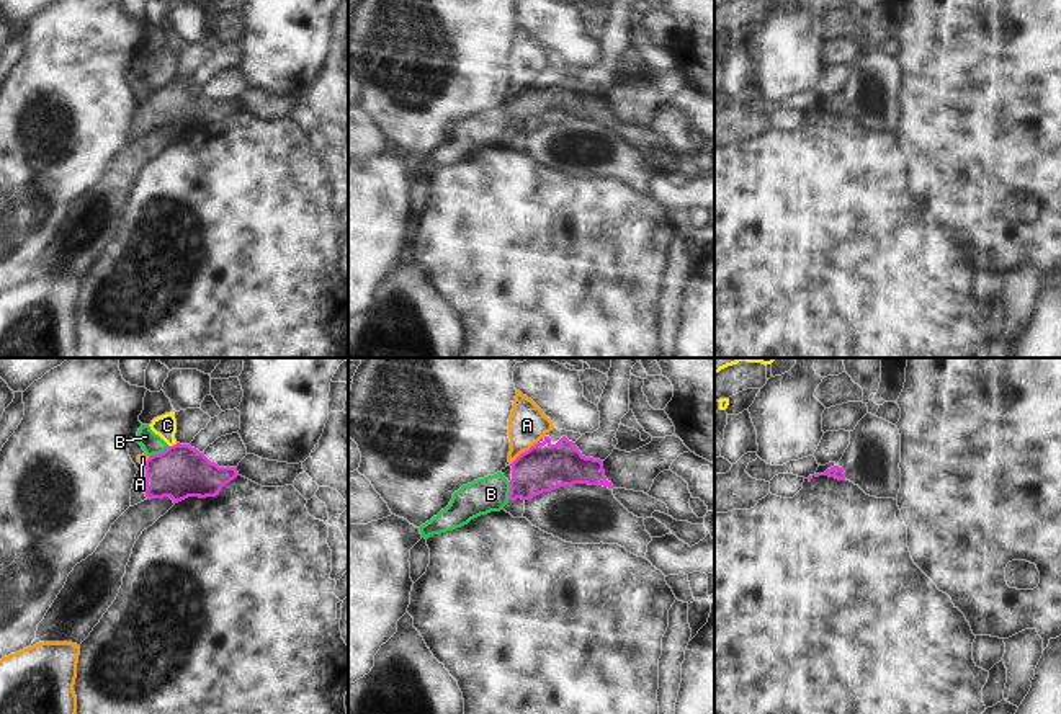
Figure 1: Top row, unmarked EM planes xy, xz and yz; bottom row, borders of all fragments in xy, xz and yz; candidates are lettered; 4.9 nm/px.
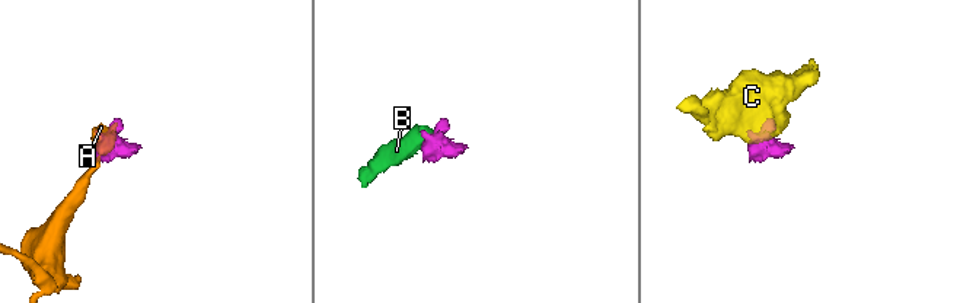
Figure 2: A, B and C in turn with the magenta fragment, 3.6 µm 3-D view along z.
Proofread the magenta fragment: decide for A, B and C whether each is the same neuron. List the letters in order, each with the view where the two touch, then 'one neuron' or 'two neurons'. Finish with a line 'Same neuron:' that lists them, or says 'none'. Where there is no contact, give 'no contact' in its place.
A: meets magenta in xz; two neurons
B: meets magenta in xy; two neurons
C: meets magenta in xy; two neurons
Same neuron: none

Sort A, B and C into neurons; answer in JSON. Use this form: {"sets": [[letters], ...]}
{"sets": [["A"], ["B", "C"]]}

